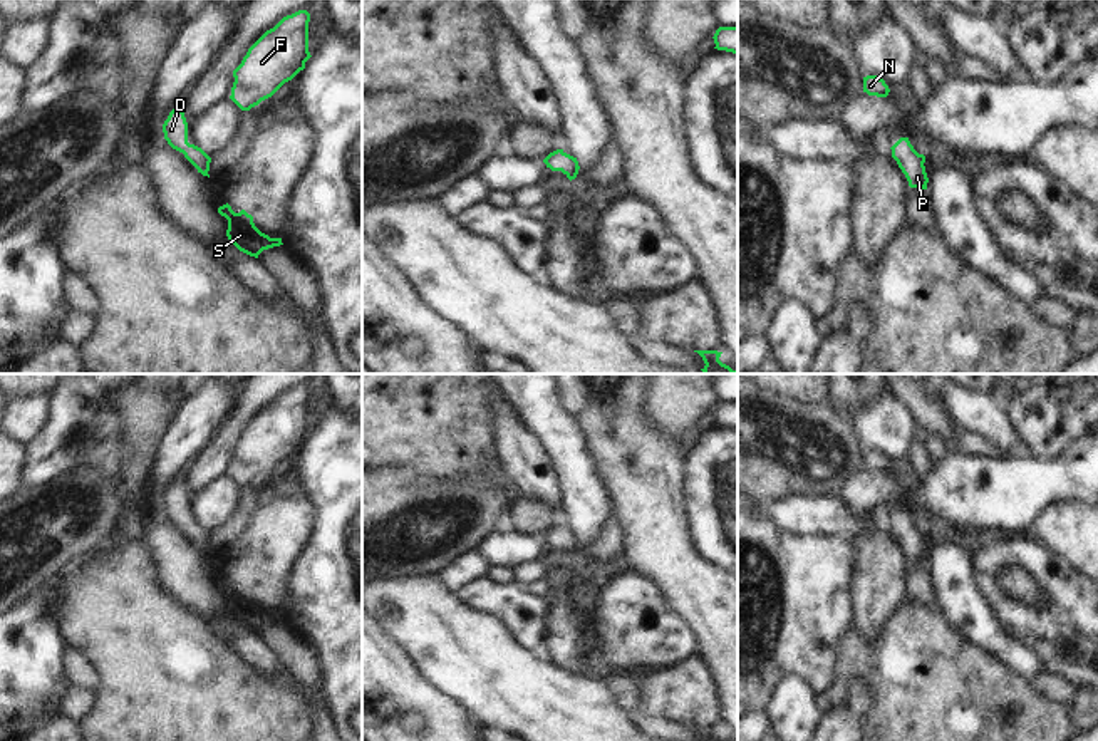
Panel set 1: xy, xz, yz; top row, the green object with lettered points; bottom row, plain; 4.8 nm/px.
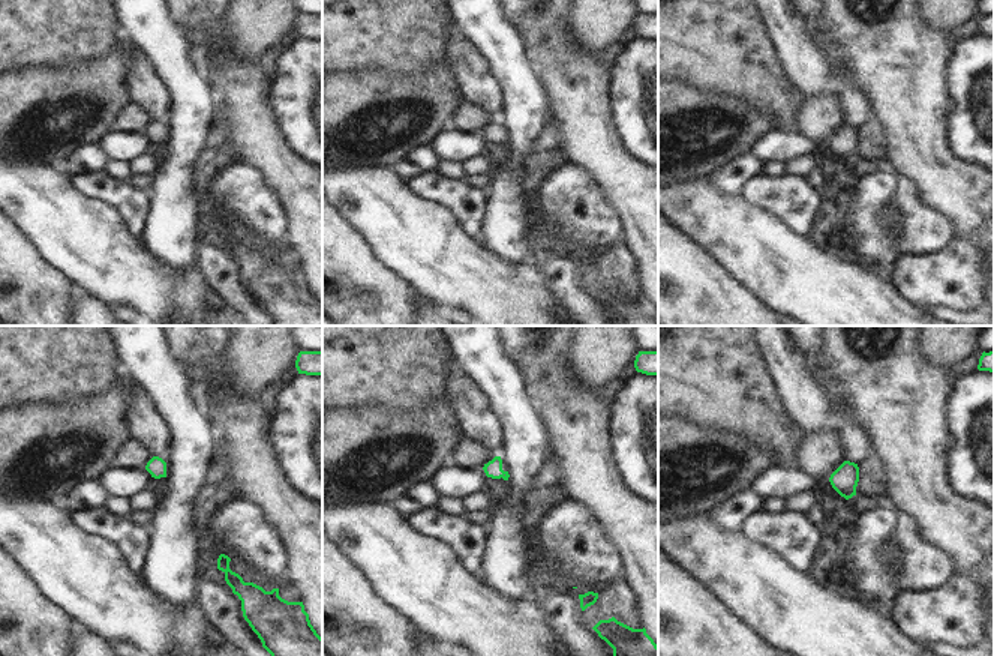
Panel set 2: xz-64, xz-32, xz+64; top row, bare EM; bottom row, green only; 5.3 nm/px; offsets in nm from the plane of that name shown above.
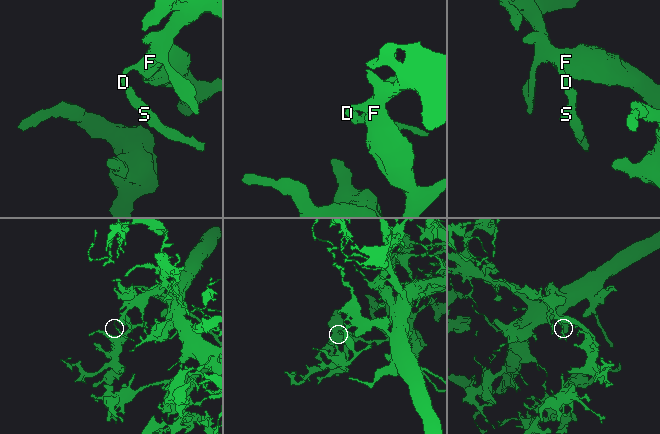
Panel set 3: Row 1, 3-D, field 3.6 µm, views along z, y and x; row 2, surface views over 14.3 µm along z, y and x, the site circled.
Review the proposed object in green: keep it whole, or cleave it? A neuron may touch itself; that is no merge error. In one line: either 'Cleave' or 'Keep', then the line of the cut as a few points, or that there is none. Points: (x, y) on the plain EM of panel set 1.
Keep. No split.

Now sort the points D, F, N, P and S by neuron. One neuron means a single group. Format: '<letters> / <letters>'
D F N P S

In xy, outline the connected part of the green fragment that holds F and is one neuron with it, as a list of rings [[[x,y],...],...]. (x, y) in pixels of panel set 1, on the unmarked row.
[[[307,386],[287,391],[248,424],[233,446],[235,458],[230,471],[241,486],[250,486],[272,473],[305,444],[305,438],[312,433],[308,397]]]

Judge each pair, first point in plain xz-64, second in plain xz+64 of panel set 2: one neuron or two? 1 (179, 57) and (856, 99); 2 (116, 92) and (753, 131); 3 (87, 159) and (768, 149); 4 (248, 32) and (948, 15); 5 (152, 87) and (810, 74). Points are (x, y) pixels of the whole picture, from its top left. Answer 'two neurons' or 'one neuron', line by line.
1: one neuron
2: one neuron
3: two neurons
4: one neuron
5: one neuron

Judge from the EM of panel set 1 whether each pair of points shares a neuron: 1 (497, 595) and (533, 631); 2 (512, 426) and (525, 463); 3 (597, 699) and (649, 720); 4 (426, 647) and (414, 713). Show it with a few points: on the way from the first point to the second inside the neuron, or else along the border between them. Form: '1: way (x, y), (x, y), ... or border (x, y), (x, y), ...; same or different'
1: way (507, 606), (523, 622); same
2: way (515, 435), (523, 455); same
3: border (605, 683), (616, 699), (637, 723); different
4: border (396, 641), (451, 696); different

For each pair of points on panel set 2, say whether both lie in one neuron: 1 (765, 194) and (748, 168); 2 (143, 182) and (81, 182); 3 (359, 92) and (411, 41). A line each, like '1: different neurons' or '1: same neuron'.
1: different neurons
2: different neurons
3: different neurons

